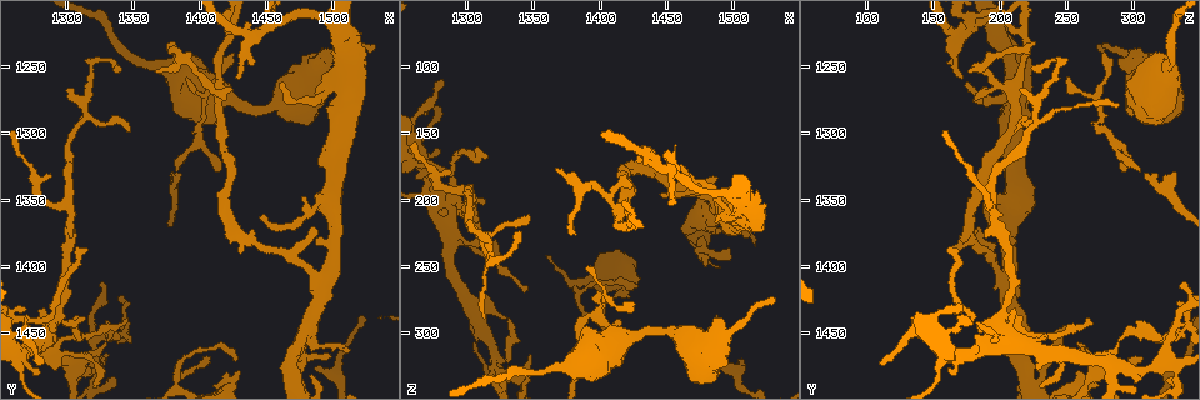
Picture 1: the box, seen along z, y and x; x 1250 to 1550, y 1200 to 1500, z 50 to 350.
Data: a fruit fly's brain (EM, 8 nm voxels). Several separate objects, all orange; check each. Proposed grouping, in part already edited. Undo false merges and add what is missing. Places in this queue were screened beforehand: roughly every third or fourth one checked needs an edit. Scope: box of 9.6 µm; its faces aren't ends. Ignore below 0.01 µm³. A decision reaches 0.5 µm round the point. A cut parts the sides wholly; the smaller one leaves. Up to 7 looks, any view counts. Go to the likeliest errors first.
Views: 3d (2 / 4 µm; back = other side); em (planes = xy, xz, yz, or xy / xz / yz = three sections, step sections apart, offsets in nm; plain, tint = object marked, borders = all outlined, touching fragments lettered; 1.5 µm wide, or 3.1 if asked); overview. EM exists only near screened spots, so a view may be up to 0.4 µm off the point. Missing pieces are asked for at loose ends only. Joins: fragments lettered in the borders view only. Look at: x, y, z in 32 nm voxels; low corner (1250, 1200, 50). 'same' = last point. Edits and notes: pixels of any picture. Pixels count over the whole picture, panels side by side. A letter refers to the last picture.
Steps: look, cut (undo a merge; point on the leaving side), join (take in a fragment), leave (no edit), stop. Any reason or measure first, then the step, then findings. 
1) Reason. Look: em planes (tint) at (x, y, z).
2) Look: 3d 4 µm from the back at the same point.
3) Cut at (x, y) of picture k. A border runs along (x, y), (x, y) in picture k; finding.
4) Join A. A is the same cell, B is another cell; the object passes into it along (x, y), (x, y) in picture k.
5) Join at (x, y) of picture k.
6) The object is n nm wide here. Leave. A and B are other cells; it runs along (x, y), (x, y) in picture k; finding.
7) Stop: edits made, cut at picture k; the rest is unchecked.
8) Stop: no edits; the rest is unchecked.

Sharp bend. Look: em xz step 4 (tint) at (1286, 1448, 202).

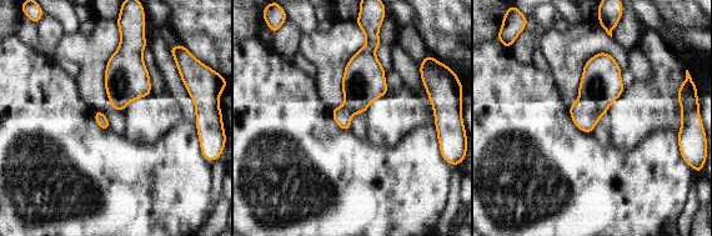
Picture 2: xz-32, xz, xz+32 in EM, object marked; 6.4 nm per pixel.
Cut it another way. Look: em planes (tint) at the same point.

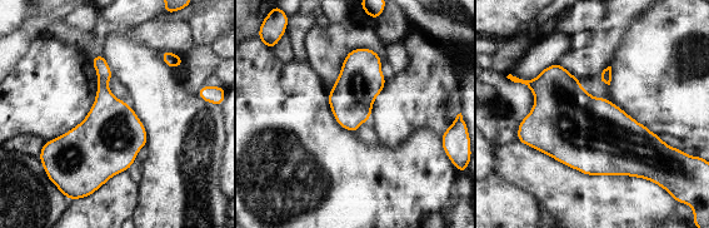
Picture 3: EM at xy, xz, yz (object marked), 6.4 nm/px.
Look: em planes (borders) at the same point.

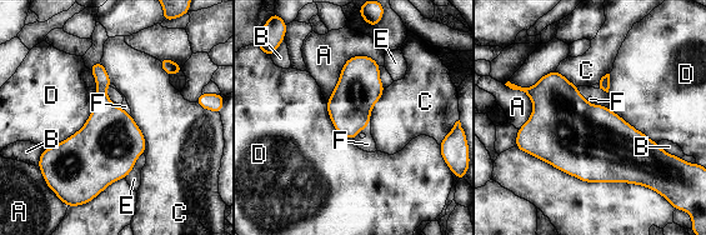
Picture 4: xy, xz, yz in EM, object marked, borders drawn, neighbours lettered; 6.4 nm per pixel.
Leave. A, B, C, D, E and F are other cells; a border runs along (380, 65), (351, 56), (326, 101) in picture 4; all the same neuron.

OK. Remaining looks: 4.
Free end. Look: em planes (borders) at (1494, 1256, 216).

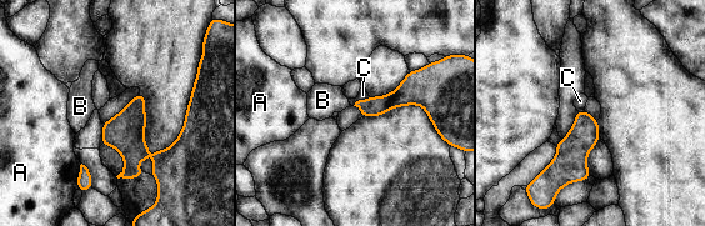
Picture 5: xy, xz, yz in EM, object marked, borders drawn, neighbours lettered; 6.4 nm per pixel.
The object is 130 nm wide here. Leave. A, B and C are other cells; a border runs along (369, 96), (358, 100), (353, 105) in picture 5; no lettered fragment goes on from it.

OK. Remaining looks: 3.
Sharp bend. Look: em planes (borders) at (1316, 1258, 238).

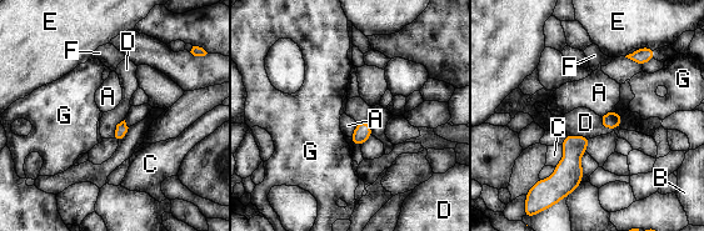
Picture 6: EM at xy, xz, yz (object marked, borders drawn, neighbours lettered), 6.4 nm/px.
Leave. A, B, C, D, E, F and G are other cells; a border runs along (567, 134), (590, 137) in picture 6; all the same neuron.

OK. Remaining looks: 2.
Stop: no edits; the rest is unchecked.

